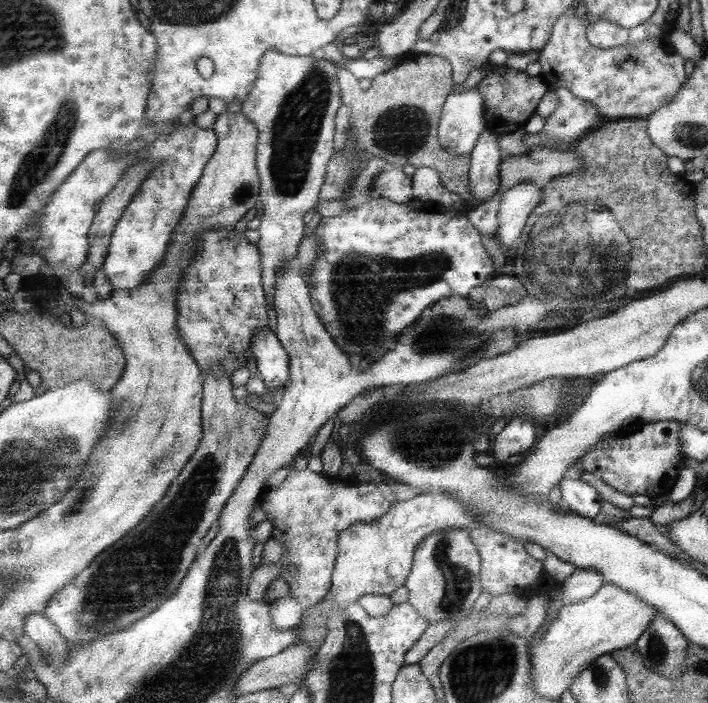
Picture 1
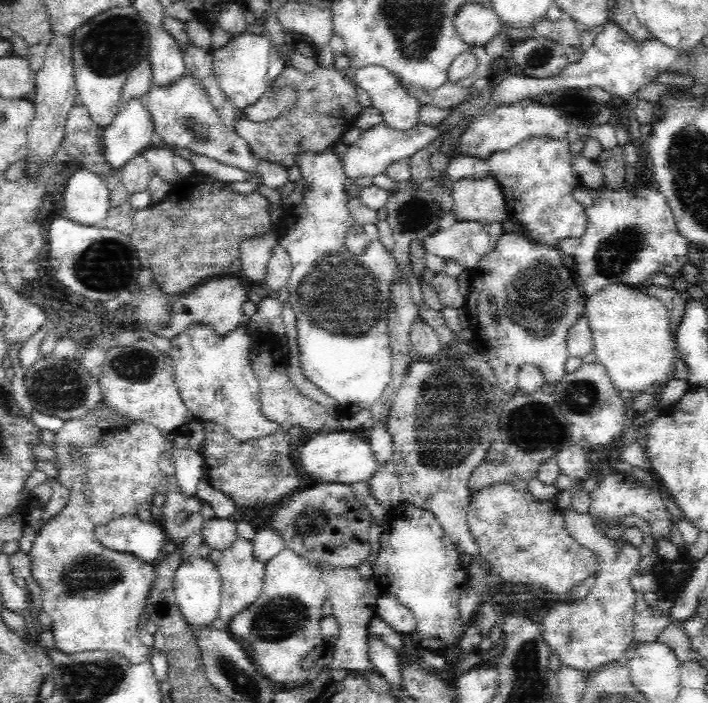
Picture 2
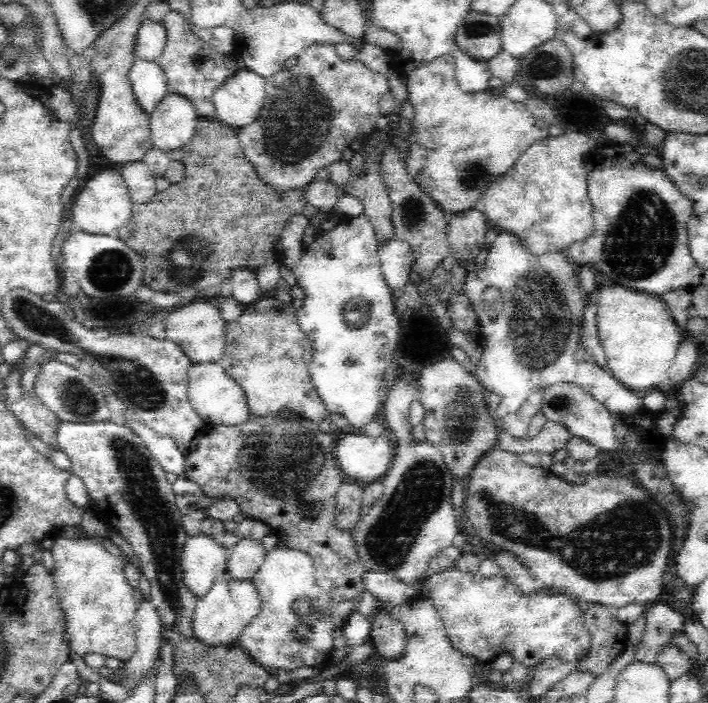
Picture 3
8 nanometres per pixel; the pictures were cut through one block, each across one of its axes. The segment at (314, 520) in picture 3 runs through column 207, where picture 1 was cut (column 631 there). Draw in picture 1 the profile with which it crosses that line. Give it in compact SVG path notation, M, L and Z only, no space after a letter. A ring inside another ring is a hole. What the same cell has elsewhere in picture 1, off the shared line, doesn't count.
M659 422L659 424L643 424L639 430L627 438L617 440L613 446L599 446L595 452L585 456L585 470L601 476L613 488L627 494L643 494L651 500L663 494L671 494L681 476L681 464L685 454L681 452L681 422Z

